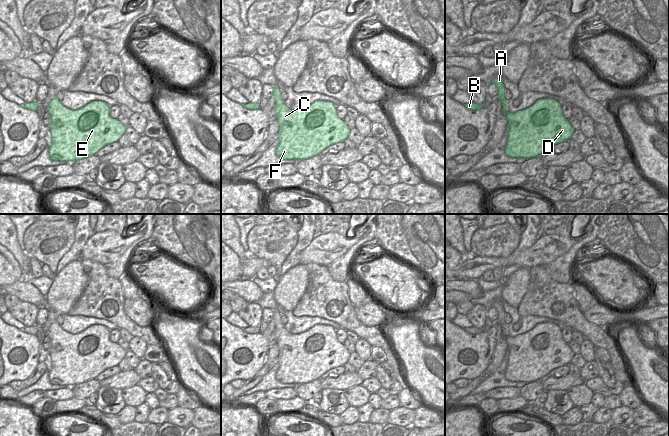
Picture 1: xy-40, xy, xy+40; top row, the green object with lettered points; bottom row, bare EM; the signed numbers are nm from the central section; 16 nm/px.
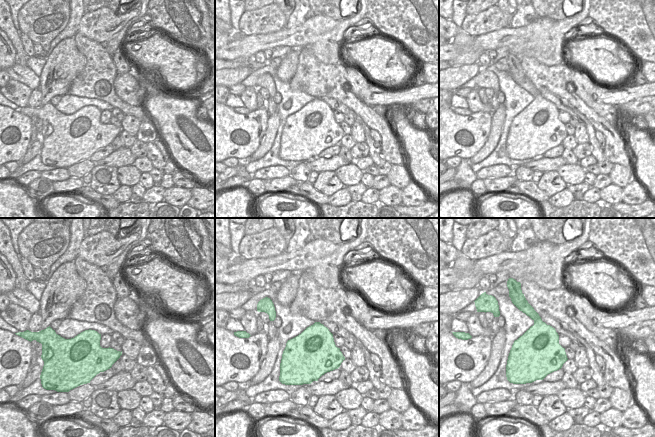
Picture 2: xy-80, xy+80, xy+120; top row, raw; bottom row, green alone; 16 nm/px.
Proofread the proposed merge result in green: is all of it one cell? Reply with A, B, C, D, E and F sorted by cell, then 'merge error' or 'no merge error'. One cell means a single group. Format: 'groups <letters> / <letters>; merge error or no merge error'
groups A B C D E F; no merge error

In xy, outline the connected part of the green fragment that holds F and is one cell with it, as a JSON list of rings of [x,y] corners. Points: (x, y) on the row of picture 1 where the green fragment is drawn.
[[[274,87],[276,120],[279,123],[277,138],[280,143],[276,156],[282,160],[305,160],[320,155],[331,145],[344,142],[350,133],[346,123],[337,116],[336,106],[328,101],[315,101],[300,110],[291,110],[281,98],[281,91]]]

